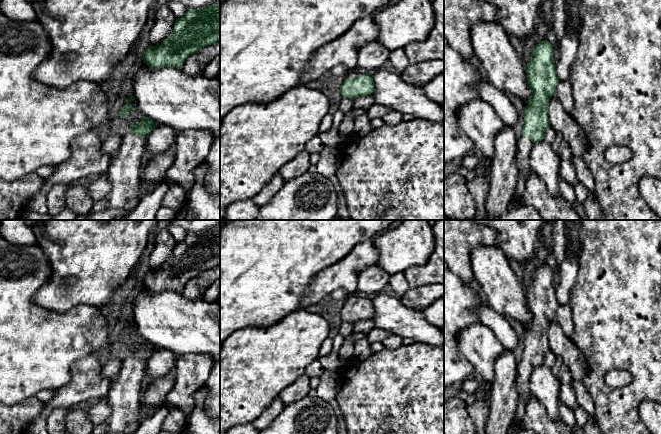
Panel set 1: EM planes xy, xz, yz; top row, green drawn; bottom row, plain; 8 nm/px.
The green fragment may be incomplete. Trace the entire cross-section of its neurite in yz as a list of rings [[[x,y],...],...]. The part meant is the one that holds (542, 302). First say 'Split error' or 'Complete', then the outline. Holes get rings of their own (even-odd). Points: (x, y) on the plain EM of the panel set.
Split error. [[[547,263],[540,265],[533,272],[531,285],[525,291],[532,318],[528,329],[523,333],[525,339],[522,360],[517,365],[518,400],[514,417],[514,421],[522,426],[526,403],[532,394],[529,383],[531,371],[544,363],[544,357],[550,350],[548,329],[559,306],[553,286],[553,273]]]

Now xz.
Split error. [[[350,293],[347,303],[340,311],[343,322],[355,324],[360,320],[372,319],[374,316],[373,299],[358,297],[355,293]]]

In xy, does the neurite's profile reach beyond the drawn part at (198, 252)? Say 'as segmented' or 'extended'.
as segmented

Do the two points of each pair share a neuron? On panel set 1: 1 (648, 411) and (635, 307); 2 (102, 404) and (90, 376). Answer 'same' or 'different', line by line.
1: different
2: different

